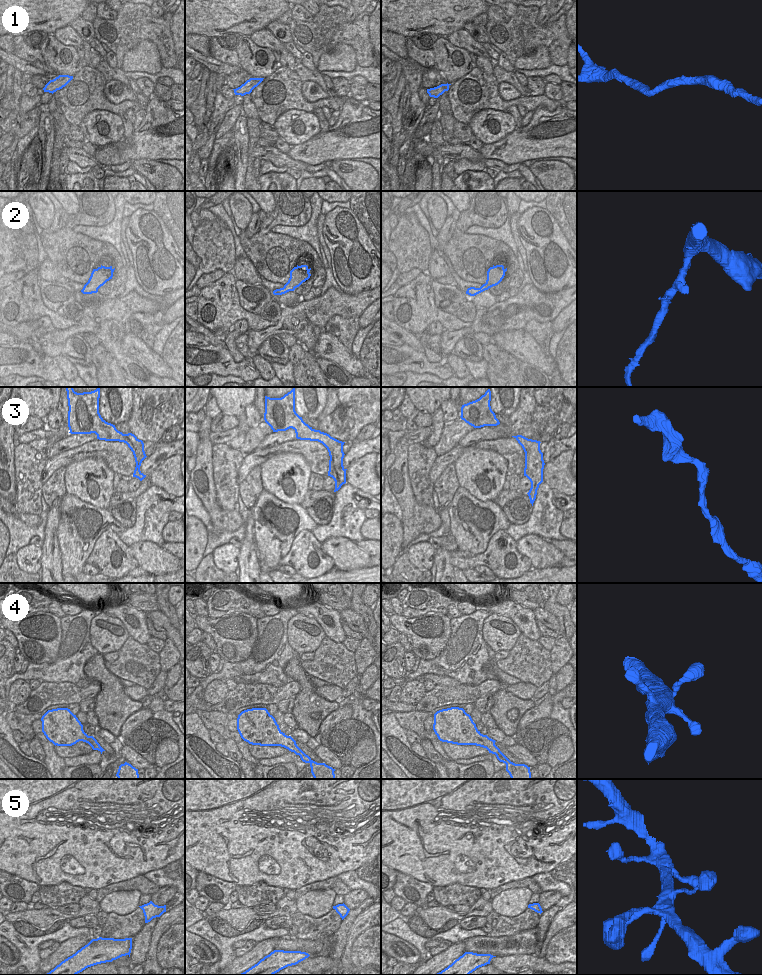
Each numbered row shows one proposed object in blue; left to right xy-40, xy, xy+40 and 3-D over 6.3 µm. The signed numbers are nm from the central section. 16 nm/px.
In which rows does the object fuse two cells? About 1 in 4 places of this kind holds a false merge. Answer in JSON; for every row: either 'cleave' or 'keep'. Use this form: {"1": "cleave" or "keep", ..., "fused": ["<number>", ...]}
{"1": "keep", "2": "keep", "3": "keep", "4": "keep", "5": "keep", "fused": []}

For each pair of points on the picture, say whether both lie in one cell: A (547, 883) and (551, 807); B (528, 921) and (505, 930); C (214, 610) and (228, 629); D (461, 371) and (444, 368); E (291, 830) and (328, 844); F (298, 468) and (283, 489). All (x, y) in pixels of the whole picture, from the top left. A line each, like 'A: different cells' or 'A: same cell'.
A: different cells
B: same cell
C: different cells
D: different cells
E: same cell
F: same cell

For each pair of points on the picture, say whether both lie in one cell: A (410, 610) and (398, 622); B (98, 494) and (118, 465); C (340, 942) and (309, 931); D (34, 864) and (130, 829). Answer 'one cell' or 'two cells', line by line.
A: two cells
B: two cells
C: two cells
D: one cell

